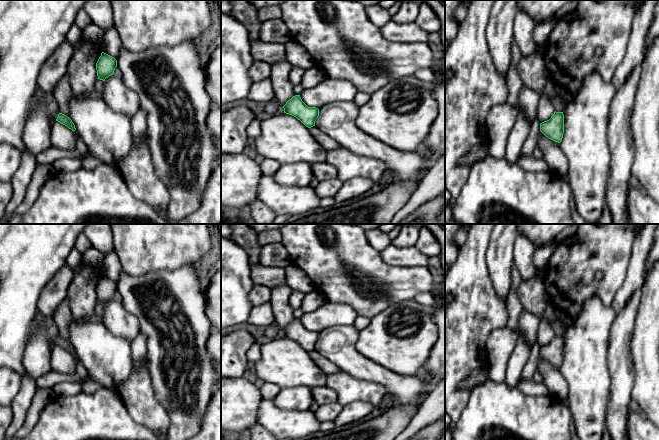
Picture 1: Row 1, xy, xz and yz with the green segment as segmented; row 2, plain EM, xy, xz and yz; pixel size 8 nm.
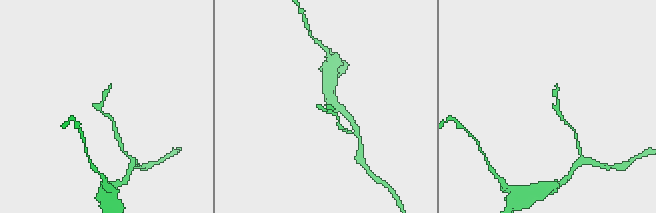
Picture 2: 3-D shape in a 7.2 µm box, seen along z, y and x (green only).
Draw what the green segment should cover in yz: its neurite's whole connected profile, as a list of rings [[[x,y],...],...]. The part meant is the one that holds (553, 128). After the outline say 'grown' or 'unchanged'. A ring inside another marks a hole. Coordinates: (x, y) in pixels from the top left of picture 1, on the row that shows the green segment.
[[[554,112],[551,118],[540,123],[540,131],[549,139],[560,143],[564,133],[563,112]]]; unchanged

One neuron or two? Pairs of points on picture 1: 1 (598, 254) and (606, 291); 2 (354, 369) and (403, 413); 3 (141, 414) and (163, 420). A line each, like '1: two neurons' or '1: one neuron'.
1: one neuron
2: two neurons
3: one neuron

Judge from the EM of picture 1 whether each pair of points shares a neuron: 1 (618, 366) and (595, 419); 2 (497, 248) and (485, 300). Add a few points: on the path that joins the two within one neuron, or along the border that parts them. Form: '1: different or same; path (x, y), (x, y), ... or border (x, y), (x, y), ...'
1: different; border (608, 363), (610, 393), (606, 409)
2: different; border (485, 254), (485, 262), (491, 283), (500, 298)

